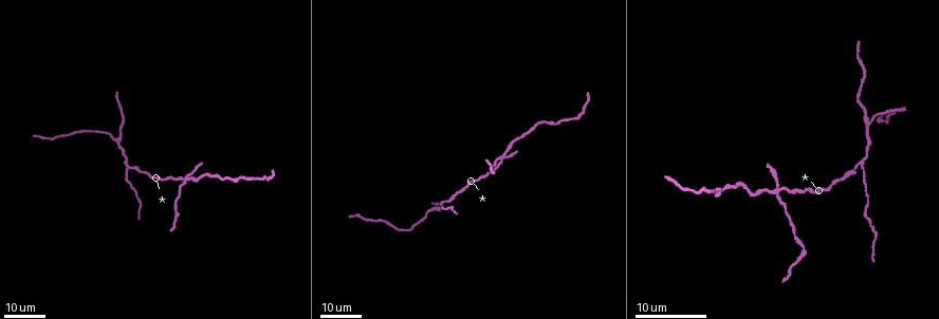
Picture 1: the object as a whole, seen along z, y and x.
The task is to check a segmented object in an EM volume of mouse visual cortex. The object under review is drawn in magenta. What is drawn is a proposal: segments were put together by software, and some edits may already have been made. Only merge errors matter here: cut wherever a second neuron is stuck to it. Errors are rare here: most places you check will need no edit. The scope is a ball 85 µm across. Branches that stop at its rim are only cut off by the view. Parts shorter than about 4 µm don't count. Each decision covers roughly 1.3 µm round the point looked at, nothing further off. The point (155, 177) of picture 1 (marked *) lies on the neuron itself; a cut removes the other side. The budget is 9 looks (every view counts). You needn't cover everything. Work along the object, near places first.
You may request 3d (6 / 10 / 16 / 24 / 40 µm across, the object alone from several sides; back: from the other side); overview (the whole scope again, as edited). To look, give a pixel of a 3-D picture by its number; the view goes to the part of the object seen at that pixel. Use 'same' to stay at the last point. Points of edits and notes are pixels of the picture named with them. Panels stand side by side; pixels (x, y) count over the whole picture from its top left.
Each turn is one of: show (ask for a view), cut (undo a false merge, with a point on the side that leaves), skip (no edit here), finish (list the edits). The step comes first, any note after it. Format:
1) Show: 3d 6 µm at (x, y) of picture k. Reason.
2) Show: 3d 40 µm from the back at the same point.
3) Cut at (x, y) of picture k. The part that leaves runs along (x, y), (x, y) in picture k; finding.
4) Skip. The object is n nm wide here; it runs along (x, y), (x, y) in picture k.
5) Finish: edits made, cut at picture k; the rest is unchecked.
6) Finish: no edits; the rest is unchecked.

Show: 3d 24 µm at (860, 162) of picture 1. Two arms in line, one across.

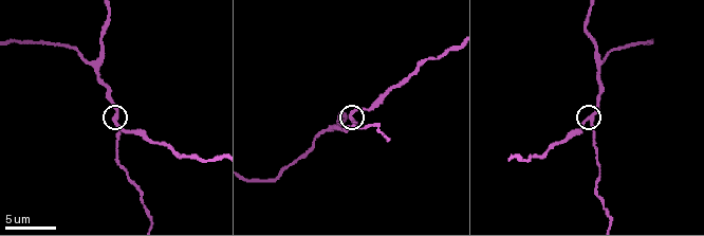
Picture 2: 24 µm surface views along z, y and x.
Show: 3d 10 µm at (591, 116) of picture 2.

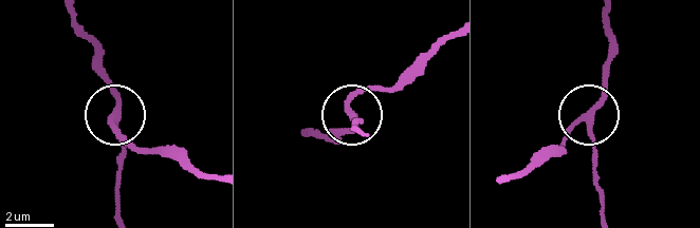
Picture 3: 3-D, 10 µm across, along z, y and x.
Skip. It runs along (448, 33), (394, 81), (357, 96), (352, 112), (357, 118) in picture 3; continuous, no second neuron.

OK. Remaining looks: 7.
Show: 3d 10 µm at (599, 64) of picture 2. Three-way junction.

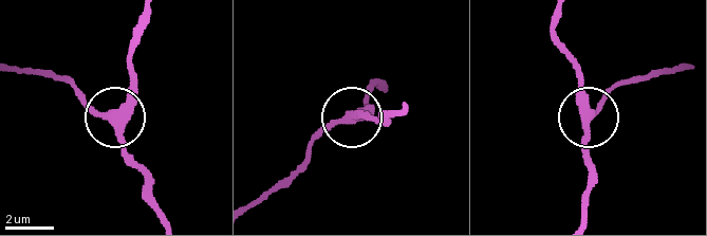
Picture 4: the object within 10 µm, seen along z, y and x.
Show: 3d 6 µm at (117, 113) of picture 4.

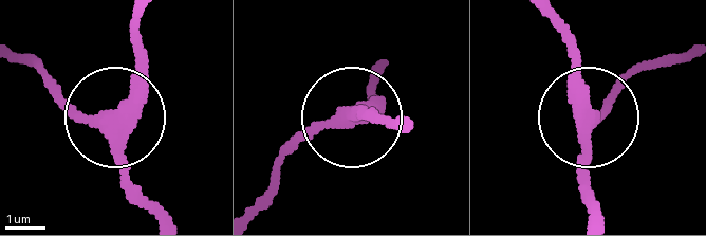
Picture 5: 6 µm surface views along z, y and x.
Skip. It runs along (591, 215), (591, 124), (571, 84), (571, 26) in picture 5; continuous, no second neuron.

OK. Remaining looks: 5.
Show: 3d 16 µm at (187, 181) of picture 1. Four or more arms meet.

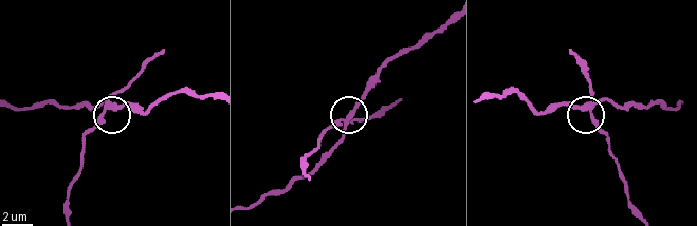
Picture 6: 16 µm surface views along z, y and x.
Show: 3d 6 µm at (347, 117) of picture 6.

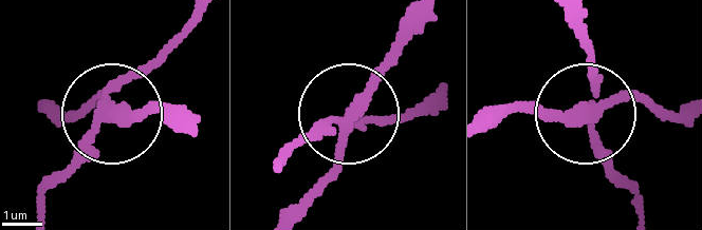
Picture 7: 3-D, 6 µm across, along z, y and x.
Cut at (144, 71) of picture 7. 4 arms meet here; the part that leaves runs along (96, 112), (90, 149), (42, 209) in picture 7; a second neuron is stuck on.

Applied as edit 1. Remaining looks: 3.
Show: 3d 16 µm at (238, 177) of picture 1. Thick turns thin.

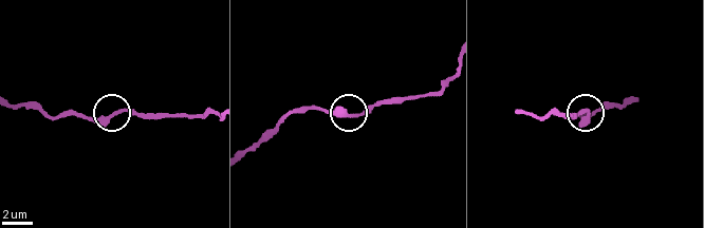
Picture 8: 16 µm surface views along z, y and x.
Show: 3d 10 µm at (352, 117) of picture 8.

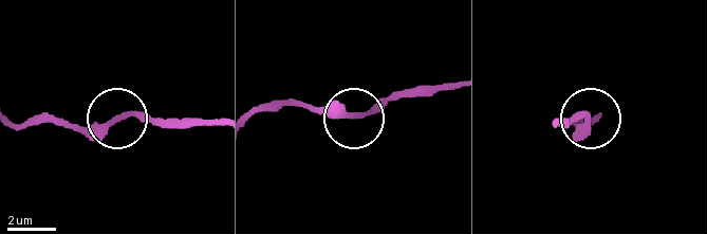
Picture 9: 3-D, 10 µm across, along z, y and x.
Show: 3d 10 µm from the back at (586, 116) of picture 9.

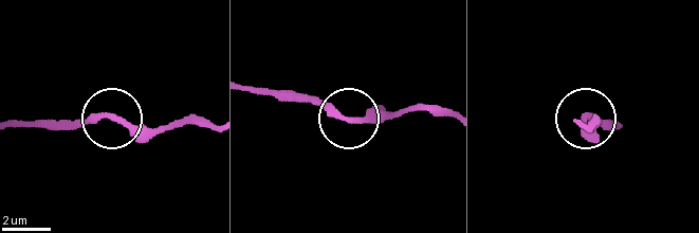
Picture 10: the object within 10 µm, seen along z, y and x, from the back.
Skip. Continuous, no second neuron.

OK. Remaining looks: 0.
Finish: edits made, cut at picture 7; the rest is unchecked.

